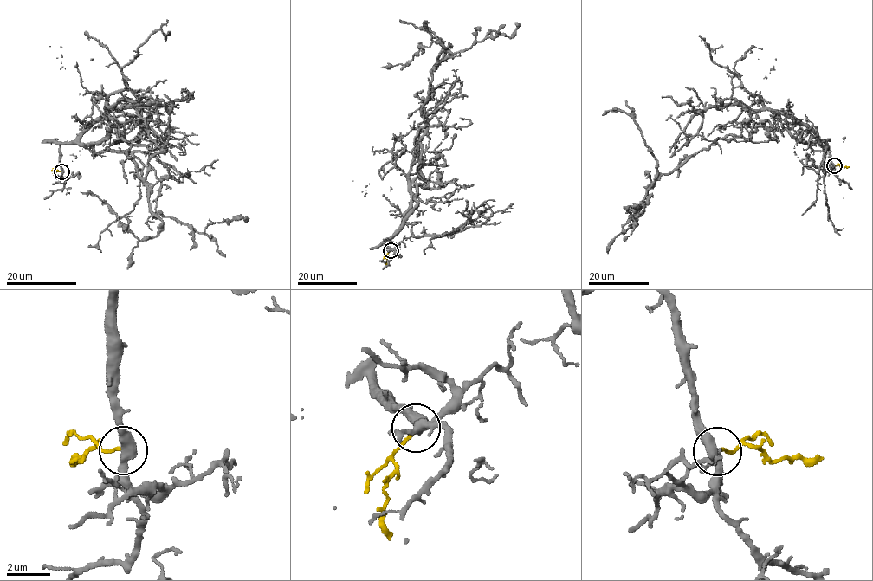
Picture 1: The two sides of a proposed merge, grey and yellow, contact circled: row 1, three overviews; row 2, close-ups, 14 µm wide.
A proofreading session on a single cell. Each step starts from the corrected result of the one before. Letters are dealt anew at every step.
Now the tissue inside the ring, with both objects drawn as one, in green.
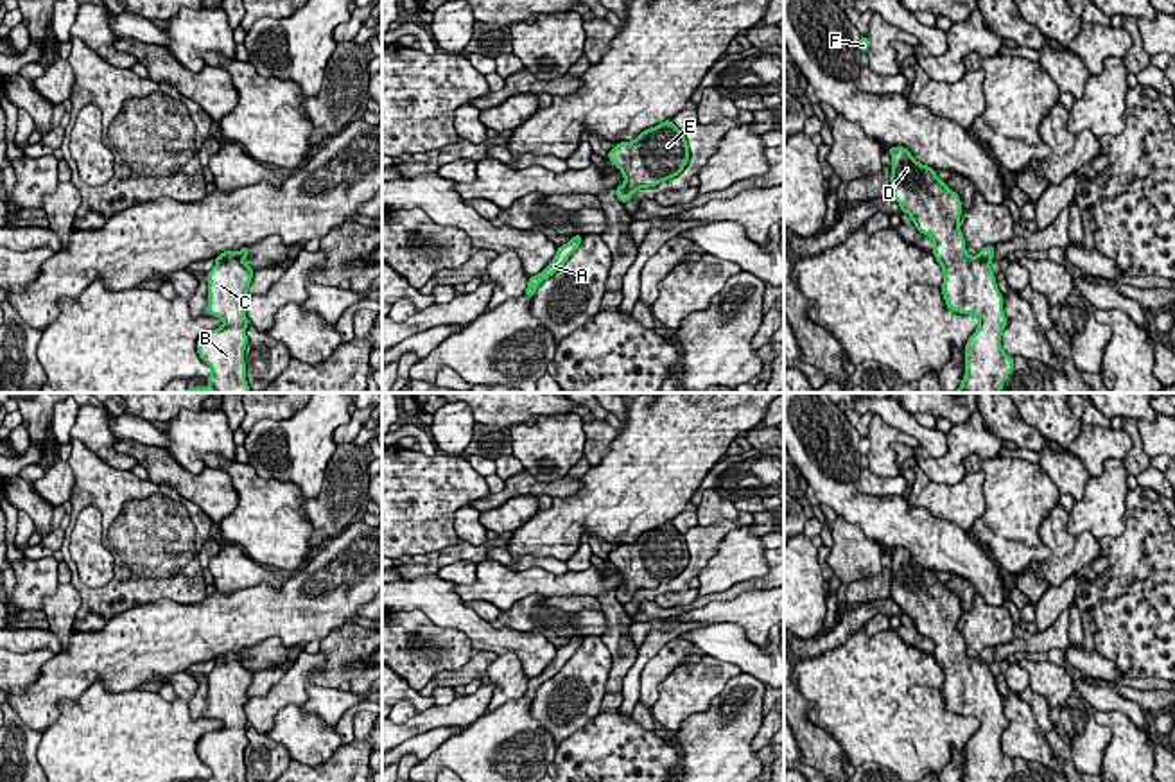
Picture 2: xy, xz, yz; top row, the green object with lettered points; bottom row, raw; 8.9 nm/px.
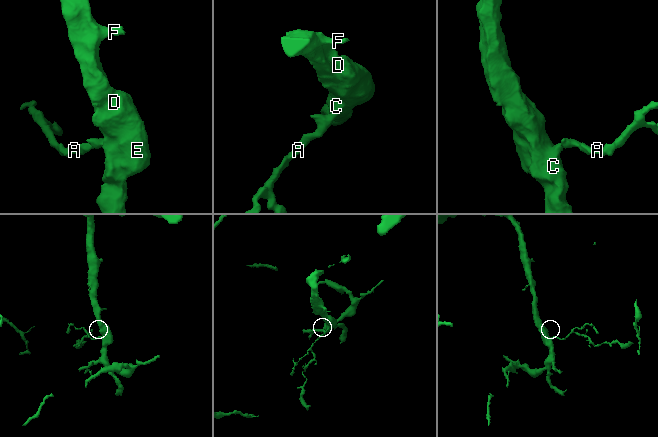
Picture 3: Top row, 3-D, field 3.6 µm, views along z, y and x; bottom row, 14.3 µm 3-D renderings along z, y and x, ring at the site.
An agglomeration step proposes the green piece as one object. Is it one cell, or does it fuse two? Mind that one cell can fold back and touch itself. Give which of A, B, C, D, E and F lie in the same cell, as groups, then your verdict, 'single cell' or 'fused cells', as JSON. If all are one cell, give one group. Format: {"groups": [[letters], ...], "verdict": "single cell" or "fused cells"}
{"groups": [["A", "B", "C", "D", "E", "F"]], "verdict": "single cell"}

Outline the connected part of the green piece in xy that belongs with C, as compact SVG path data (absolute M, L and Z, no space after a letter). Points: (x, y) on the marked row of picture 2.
M248 246L239 253L228 249L215 256L215 265L206 274L210 316L224 325L208 330L197 339L199 357L212 368L208 387L187 387L187 393L251 393L246 380L244 348L248 344L248 317L244 303L255 269L242 260L249 256Z

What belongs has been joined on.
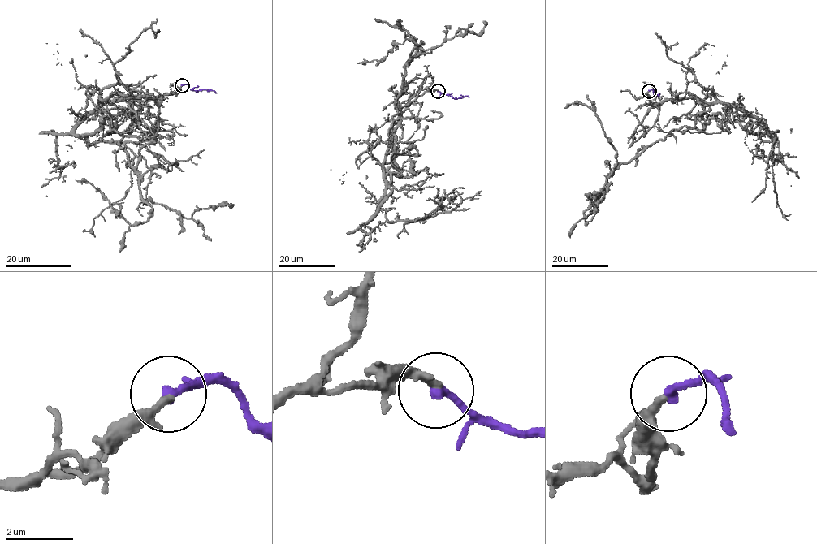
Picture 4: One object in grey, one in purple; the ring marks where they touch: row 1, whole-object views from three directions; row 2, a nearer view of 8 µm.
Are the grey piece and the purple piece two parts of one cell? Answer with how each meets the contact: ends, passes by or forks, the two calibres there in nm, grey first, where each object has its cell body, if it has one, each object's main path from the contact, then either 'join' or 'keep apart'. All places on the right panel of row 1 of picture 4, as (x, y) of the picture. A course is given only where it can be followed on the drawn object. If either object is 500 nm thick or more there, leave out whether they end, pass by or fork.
grey ends there; purple ends there; 240 nm thick on the grey side, 280 nm on the other; no cell body on grey; no cell body on purple; grey runs (649, 91), (651, 105), (723, 102), (725, 118), (762, 140), (777, 138), (774, 191), (780, 211), (790, 213); purple runs (649, 91), (652, 90), (655, 95), (659, 92), (659, 97); join

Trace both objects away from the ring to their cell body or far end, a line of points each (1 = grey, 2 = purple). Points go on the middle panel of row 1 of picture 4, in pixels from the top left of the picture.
1: (438, 91), (402, 108), (382, 164), (392, 174), (385, 218), (429, 215), (405, 222), (399, 238)
2: (438, 91), (454, 98), (469, 97)

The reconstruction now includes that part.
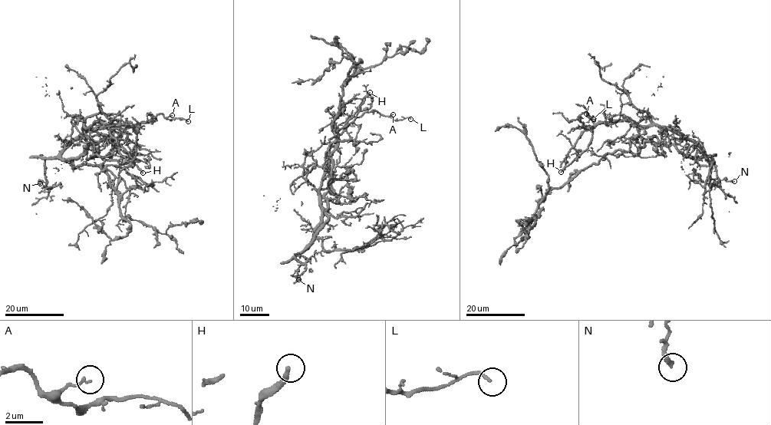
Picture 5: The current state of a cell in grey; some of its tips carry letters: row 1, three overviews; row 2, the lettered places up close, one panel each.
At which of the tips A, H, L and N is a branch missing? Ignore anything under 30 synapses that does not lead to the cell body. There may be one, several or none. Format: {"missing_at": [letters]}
{"missing_at": ["H"]}

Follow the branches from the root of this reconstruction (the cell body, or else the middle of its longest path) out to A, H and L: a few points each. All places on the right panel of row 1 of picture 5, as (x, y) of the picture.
A: (631, 153), (639, 152), (634, 144), (638, 126), (630, 122), (615, 120), (584, 127), (580, 116), (586, 113)
H: (631, 153), (617, 149), (607, 153), (604, 159), (585, 149), (561, 172)
L: (631, 153), (639, 152), (634, 144), (638, 126), (615, 120), (584, 127), (581, 114), (585, 112), (593, 119)

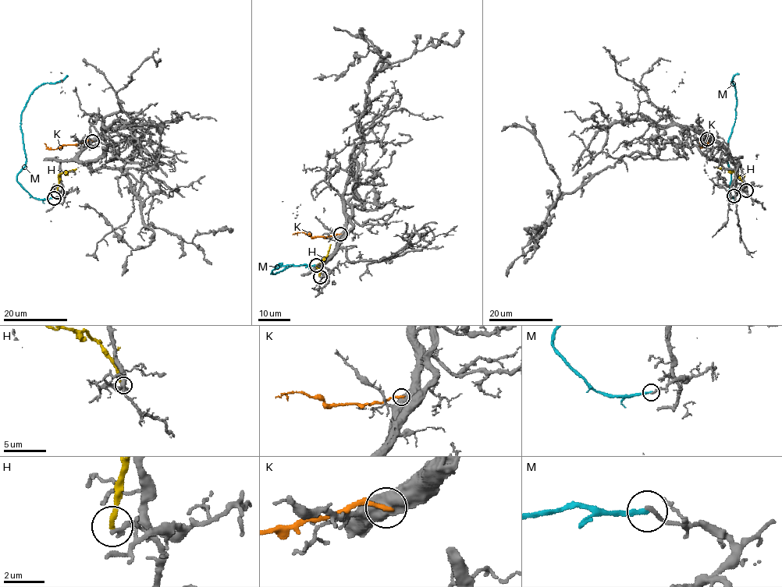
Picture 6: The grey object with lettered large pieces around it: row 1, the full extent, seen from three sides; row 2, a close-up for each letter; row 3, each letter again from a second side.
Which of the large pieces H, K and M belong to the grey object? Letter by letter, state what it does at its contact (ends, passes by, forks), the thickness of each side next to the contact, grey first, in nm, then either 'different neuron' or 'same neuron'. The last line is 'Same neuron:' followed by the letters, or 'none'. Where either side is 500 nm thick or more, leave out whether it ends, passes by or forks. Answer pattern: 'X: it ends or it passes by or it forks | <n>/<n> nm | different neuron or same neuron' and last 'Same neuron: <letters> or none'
H: it ends | 240/220 nm | different neuron
K: 600/240 nm | different neuron
M: it ends | 200/220 nm | different neuron
Same neuron: none

